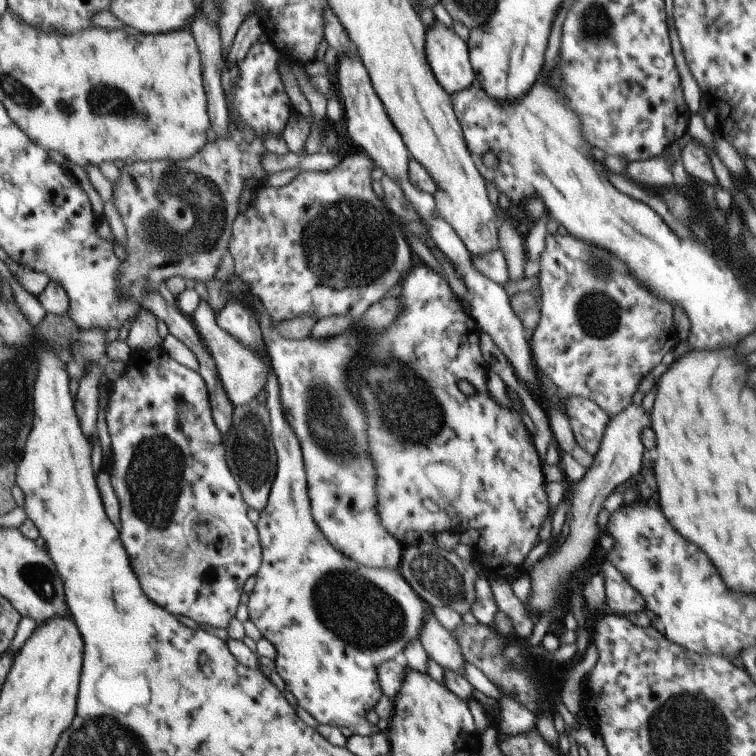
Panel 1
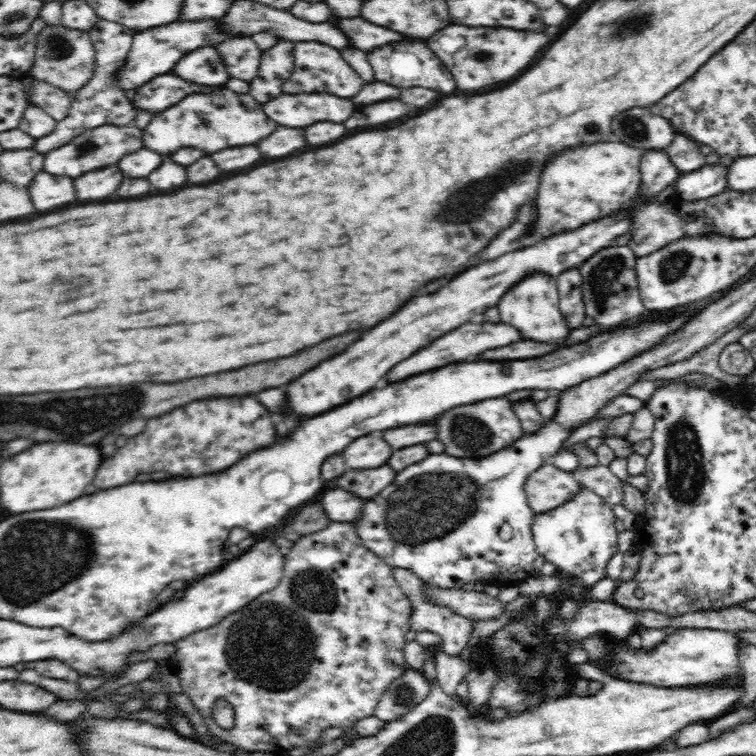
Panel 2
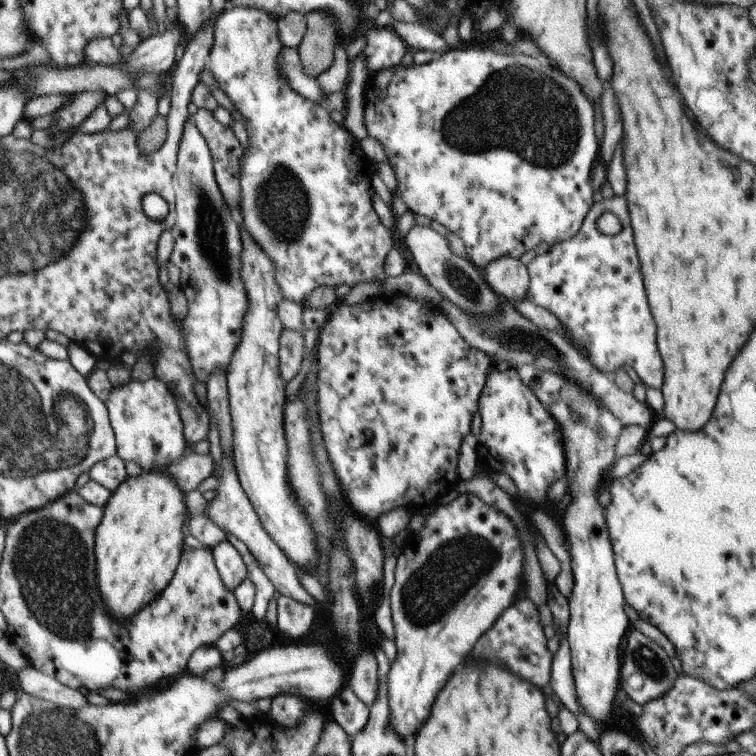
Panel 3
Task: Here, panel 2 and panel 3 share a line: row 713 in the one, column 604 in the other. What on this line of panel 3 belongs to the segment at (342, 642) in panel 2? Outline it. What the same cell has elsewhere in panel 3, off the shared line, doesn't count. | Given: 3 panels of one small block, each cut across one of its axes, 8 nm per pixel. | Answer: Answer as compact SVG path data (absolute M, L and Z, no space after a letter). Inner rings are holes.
M613 195L608 200L593 203L582 220L579 230L575 232L575 236L554 244L543 254L536 255L526 268L529 282L525 299L555 316L563 332L571 338L571 342L581 350L581 354L585 354L585 358L599 372L611 377L617 368L630 366L643 387L660 390L663 368L655 348L655 324L647 308L639 262L637 262L631 228L629 228L629 214L627 214L623 196ZM601 213L614 214L621 220L619 232L609 236L596 229L595 221Z

